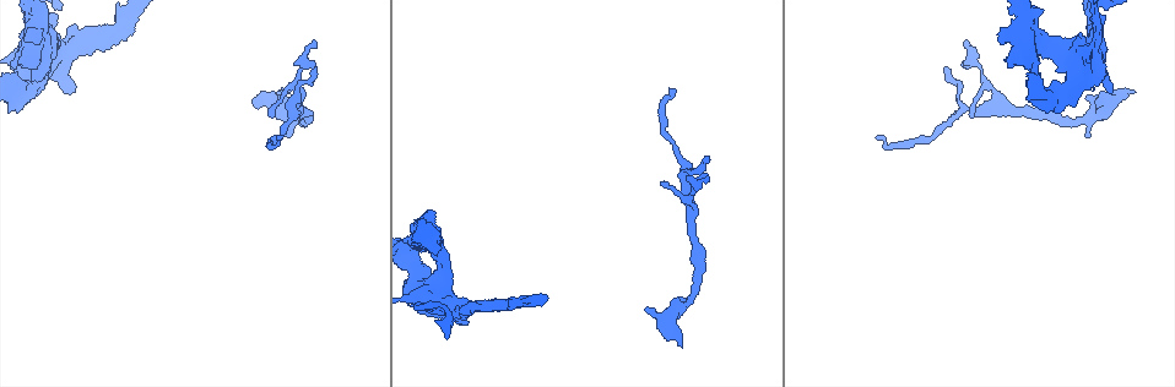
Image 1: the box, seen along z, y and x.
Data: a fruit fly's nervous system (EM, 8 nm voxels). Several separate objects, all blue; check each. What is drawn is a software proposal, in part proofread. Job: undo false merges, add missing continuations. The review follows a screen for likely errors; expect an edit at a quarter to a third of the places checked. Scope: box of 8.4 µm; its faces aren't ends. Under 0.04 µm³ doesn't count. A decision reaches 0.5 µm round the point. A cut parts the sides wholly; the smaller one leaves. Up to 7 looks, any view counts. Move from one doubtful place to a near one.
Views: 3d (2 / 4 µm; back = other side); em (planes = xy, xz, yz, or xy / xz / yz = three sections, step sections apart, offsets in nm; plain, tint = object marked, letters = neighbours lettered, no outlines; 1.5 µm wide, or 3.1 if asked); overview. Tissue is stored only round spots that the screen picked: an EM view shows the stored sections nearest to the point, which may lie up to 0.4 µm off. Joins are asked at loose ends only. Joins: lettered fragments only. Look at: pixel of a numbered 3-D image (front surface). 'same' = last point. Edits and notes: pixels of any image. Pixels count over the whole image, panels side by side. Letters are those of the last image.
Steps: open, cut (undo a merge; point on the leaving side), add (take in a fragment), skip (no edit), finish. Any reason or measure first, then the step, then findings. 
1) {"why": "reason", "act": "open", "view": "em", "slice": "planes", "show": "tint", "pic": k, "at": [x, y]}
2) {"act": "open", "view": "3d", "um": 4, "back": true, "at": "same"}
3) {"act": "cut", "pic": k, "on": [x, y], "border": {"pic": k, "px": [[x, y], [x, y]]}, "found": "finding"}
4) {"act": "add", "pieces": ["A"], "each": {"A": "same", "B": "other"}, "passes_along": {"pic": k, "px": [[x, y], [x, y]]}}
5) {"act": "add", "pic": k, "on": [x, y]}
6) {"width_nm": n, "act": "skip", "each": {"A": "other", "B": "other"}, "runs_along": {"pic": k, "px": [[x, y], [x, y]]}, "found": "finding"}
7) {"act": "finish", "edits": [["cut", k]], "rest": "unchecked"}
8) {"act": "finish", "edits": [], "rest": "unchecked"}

{"why": "thin end", "act": "open", "view": "em", "slice": "planes", "show": "tint", "pic": 1, "at": [679, 344]}

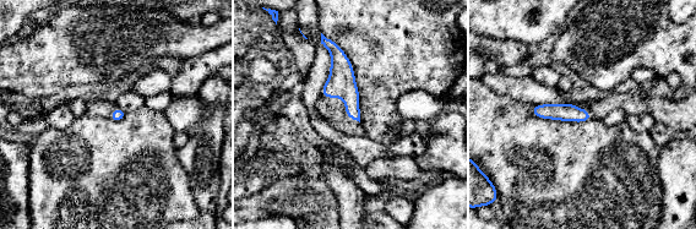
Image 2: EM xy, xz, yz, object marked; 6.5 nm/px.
{"act": "open", "view": "em", "slice": "planes", "show": "letters", "at": "same"}

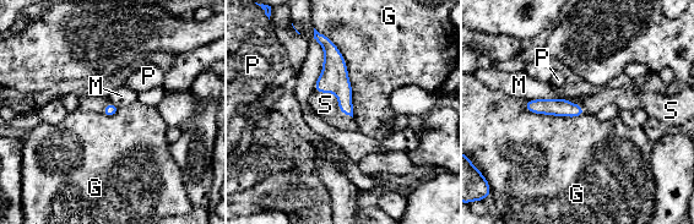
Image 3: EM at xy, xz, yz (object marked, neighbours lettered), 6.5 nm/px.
{"act": "add", "pieces": ["S"], "each": {"G": "other", "M": "other", "P": "other", "S": "same"}, "passes_along": {"pic": 3, "px": [[334, 78], [337, 98], [325, 104]]}, "found": "the neuron continues"}

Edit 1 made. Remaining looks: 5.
{"why": "branch stops here", "act": "open", "view": "em", "slice": "xz", "step": 8, "show": "letters", "pic": 1, "at": [676, 89]}

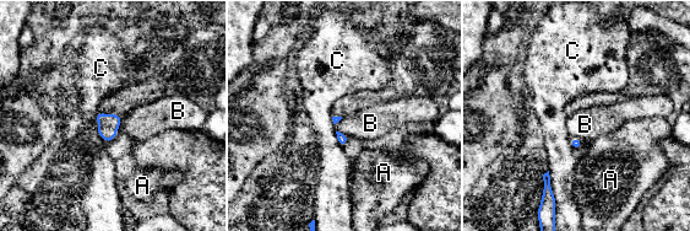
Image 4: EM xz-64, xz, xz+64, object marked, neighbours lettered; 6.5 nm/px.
{"act": "skip", "each": {"A": "other", "B": "other", "C": "other"}, "found": "no lettered fragment goes on from it"}

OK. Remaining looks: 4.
{"why": "tapers out", "act": "open", "view": "em", "slice": "yz", "step": 4, "show": "letters", "pic": 1, "at": [273, 116]}

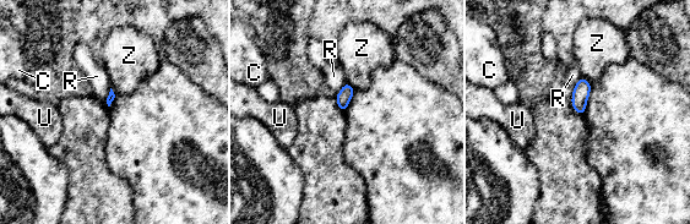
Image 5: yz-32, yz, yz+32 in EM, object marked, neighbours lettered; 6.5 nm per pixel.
{"act": "skip", "each": {"C": "other", "R": "other", "U": "other", "Z": "other"}, "found": "none of them fits"}

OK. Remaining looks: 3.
{"act": "finish", "edits": [["add", 3]], "rest": "unchecked"}

